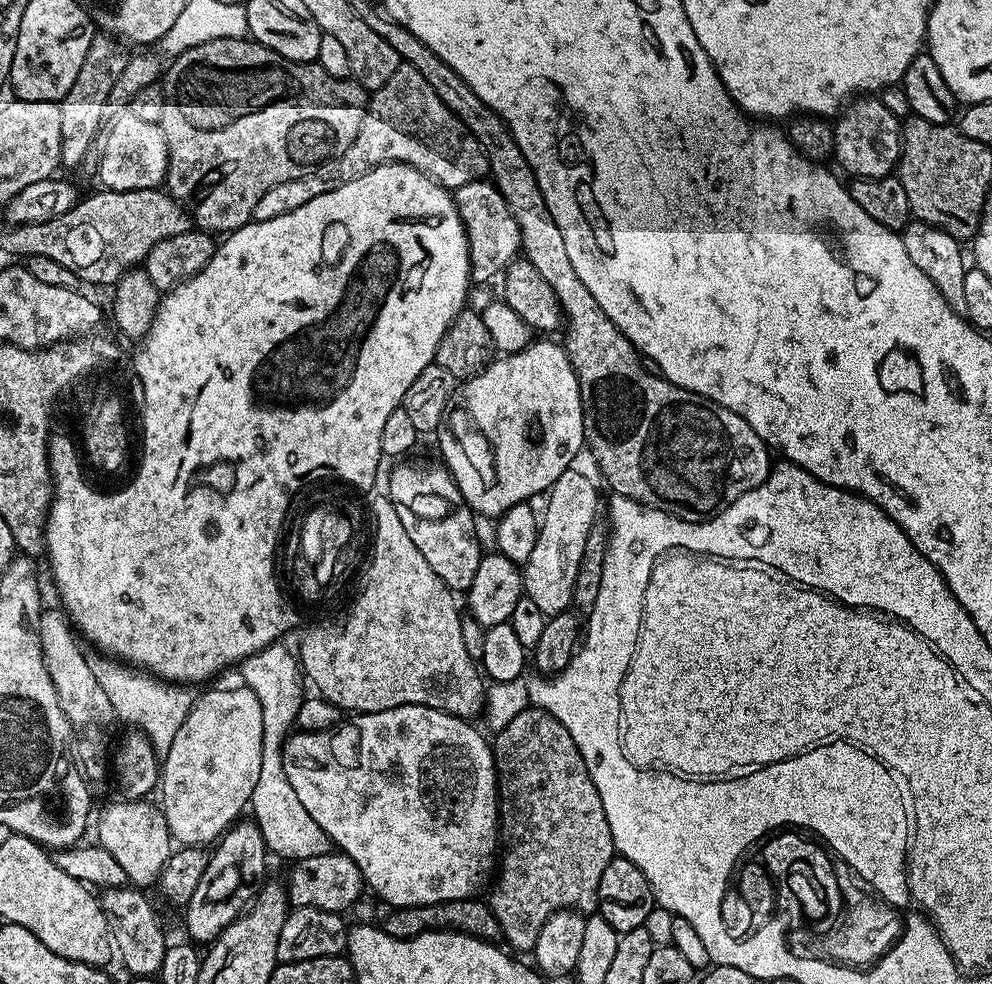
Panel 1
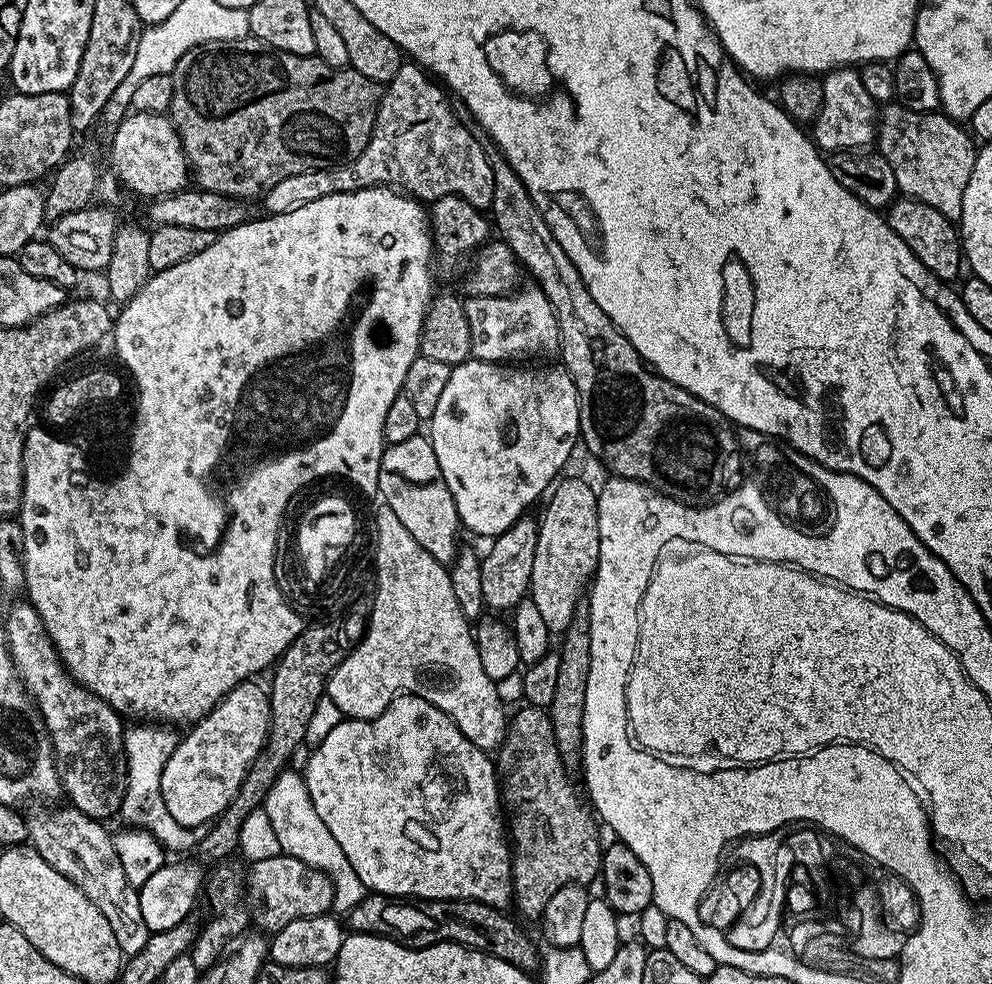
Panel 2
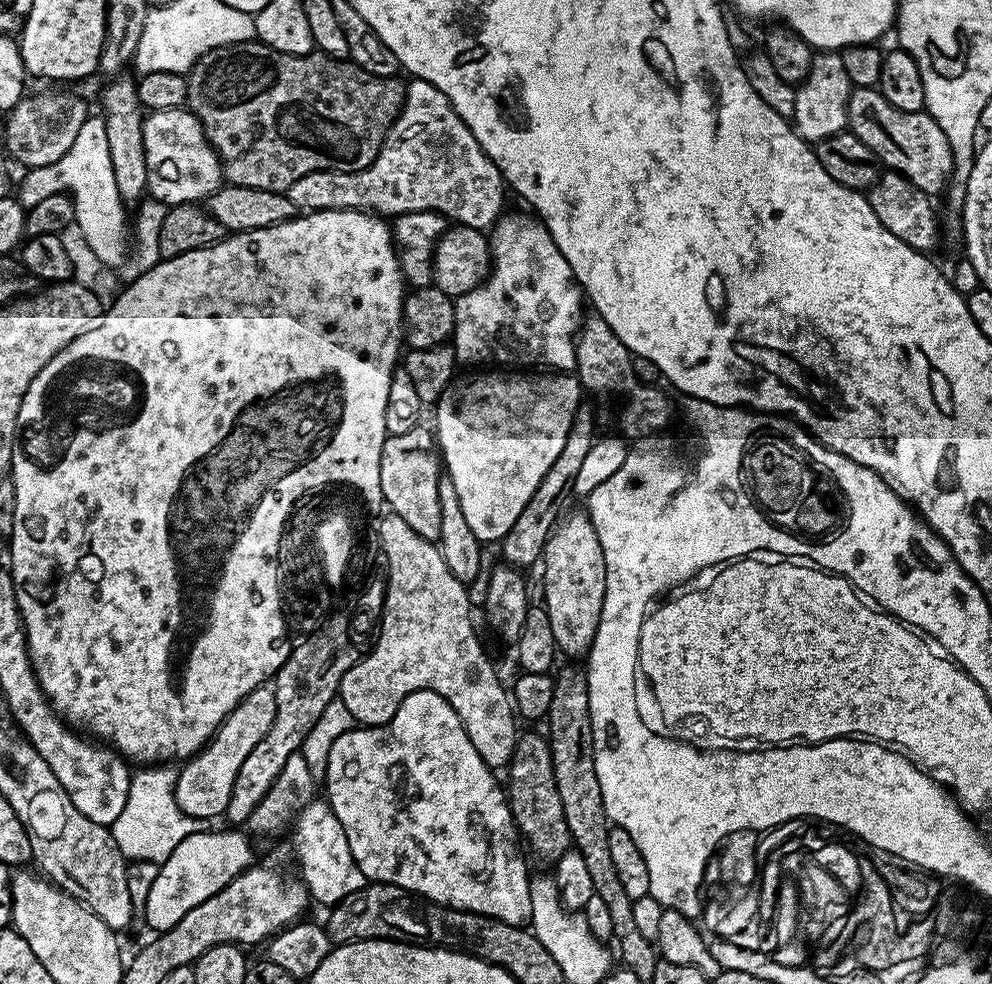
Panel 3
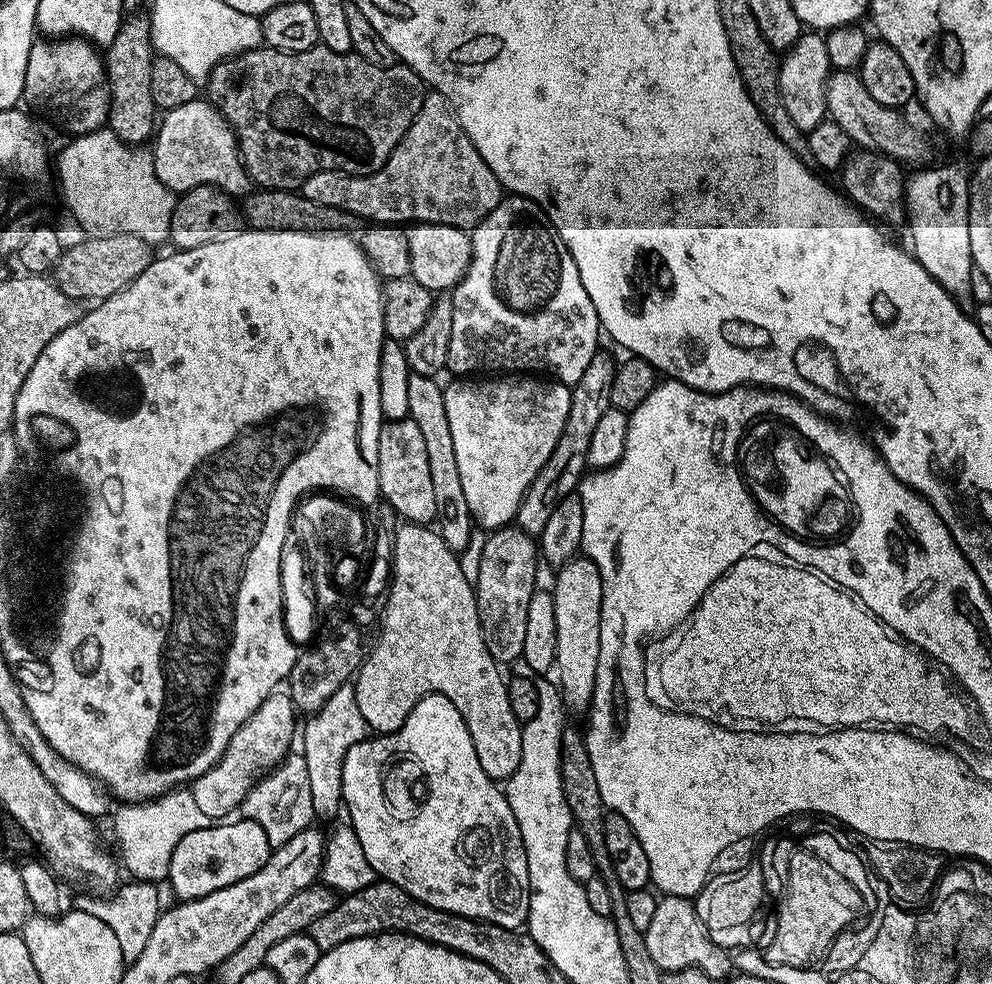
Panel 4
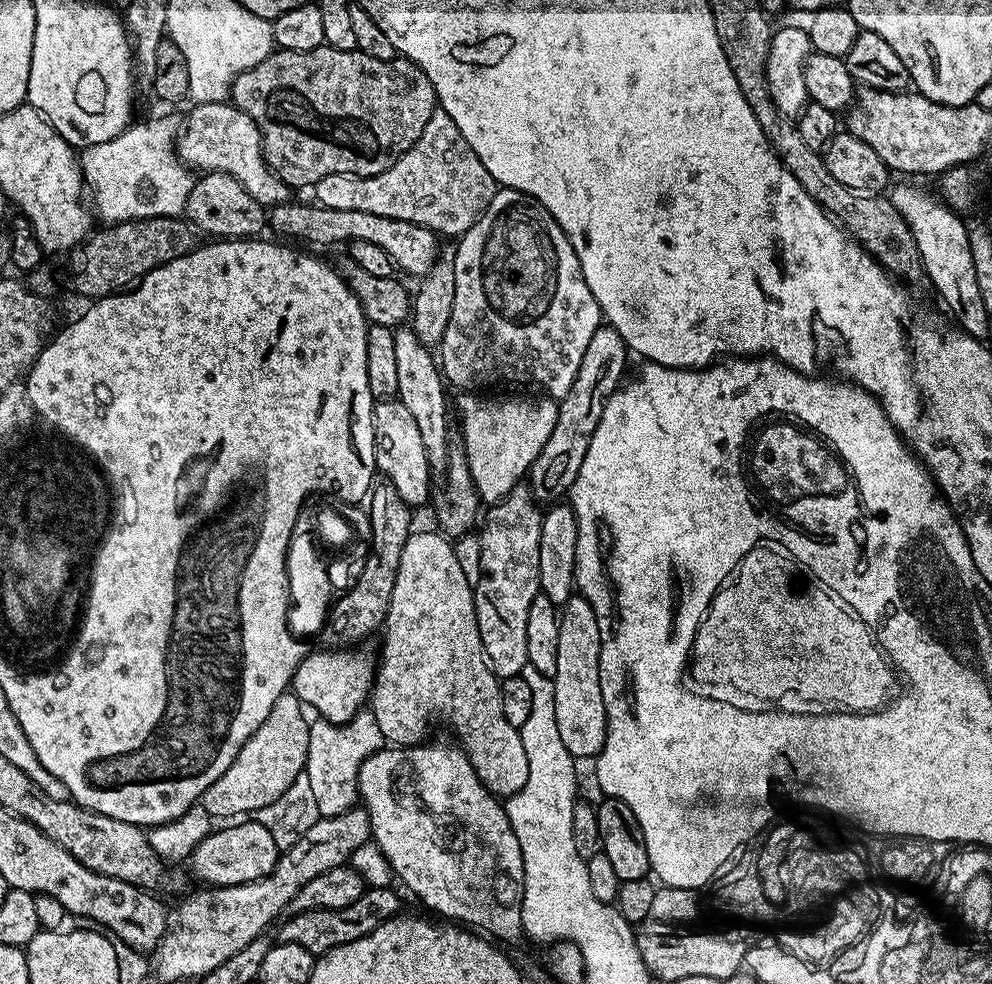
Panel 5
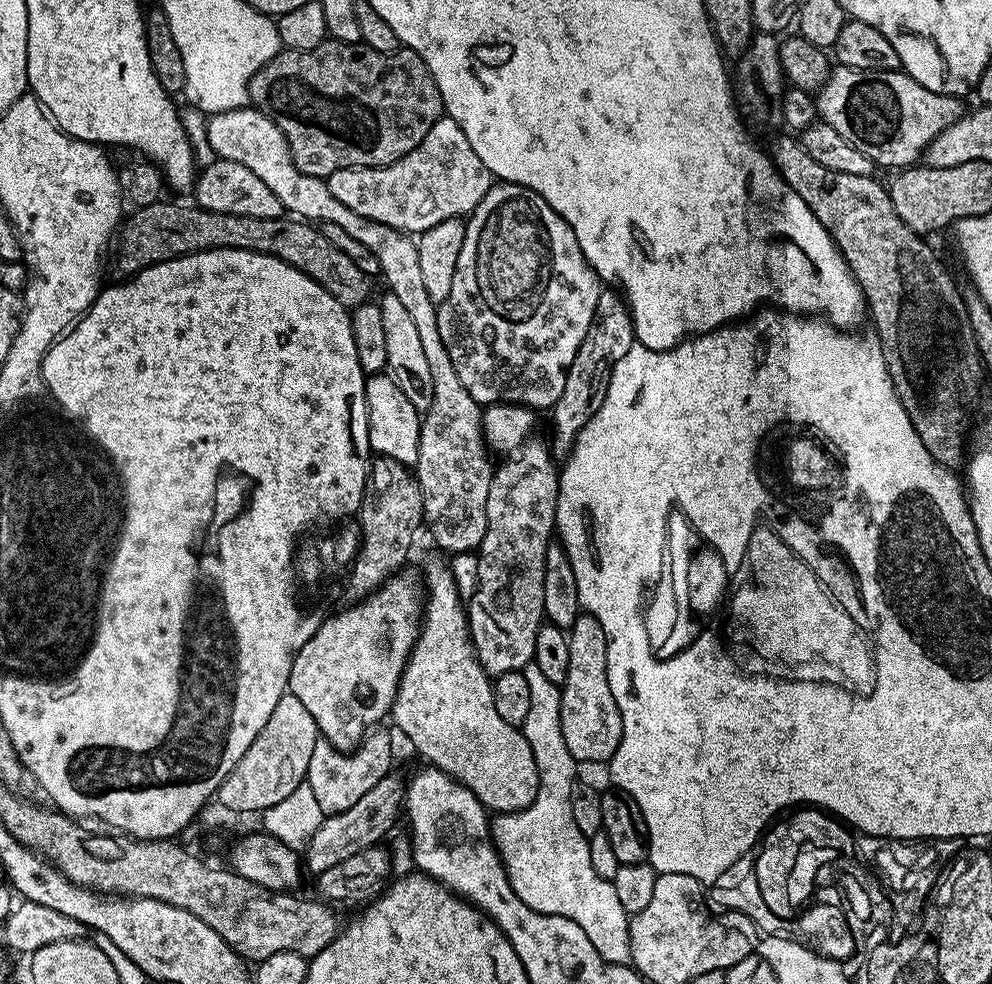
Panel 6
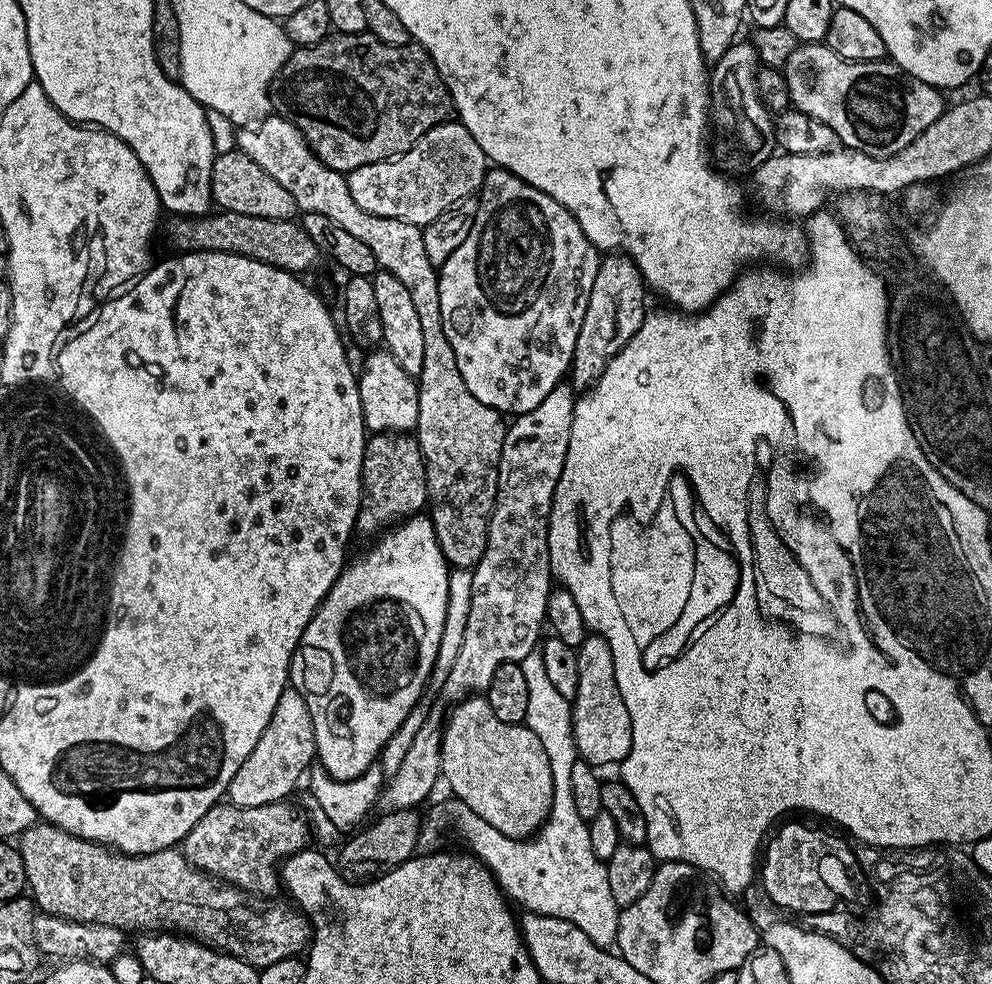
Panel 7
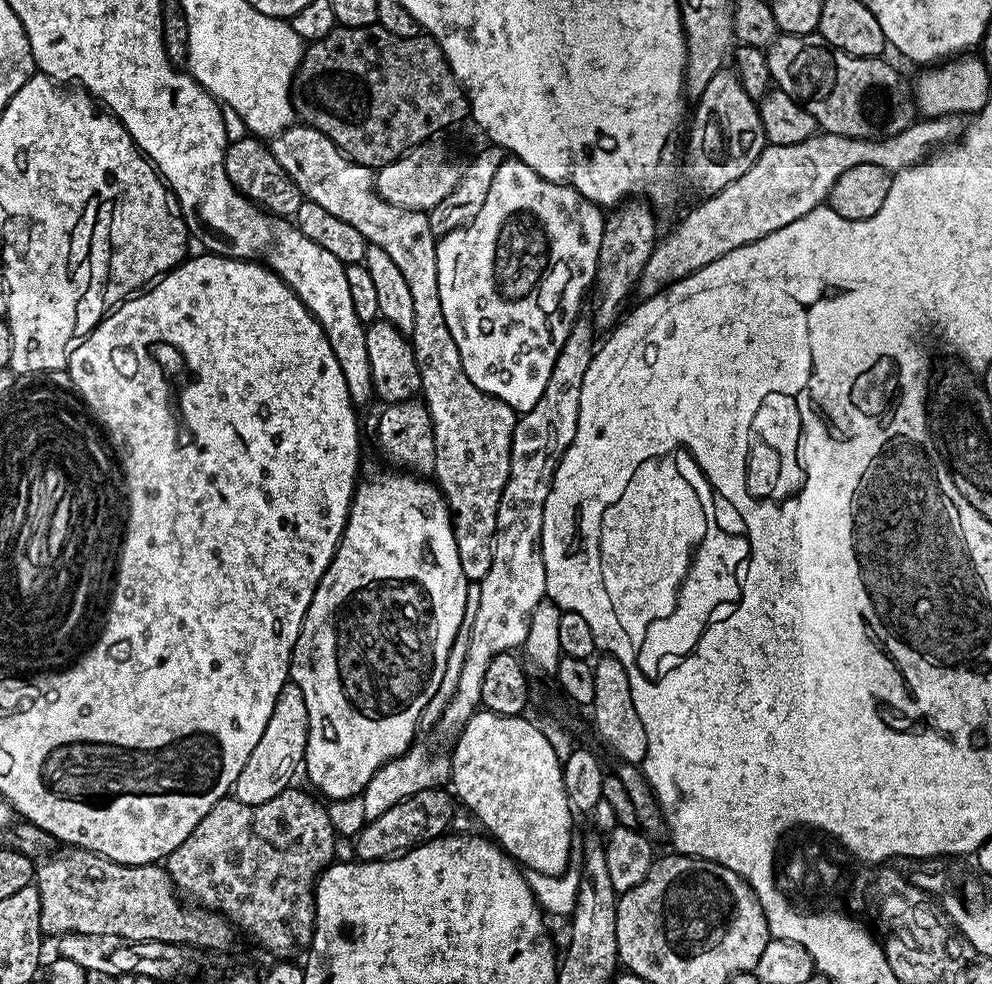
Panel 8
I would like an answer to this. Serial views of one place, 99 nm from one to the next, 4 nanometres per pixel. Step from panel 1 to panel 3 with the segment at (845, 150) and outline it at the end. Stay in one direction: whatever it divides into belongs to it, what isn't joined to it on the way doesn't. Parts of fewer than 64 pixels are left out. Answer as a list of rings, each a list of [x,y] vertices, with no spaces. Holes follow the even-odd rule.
[[[824,50],[813,55],[810,74],[795,89],[796,97],[790,116],[795,121],[796,131],[809,142],[819,142],[845,131],[848,128],[848,103],[853,87],[850,74],[846,74],[846,66],[842,66],[839,51]]]

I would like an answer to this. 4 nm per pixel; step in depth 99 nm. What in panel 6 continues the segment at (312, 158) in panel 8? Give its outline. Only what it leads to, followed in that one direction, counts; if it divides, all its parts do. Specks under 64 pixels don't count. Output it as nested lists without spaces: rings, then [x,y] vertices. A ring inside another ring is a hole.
[[[245,106],[209,115],[207,123],[213,153],[221,160],[242,162],[242,166],[258,174],[258,178],[262,178],[262,182],[266,182],[266,186],[270,186],[270,190],[277,195],[278,202],[282,202],[285,213],[302,221],[342,226],[346,234],[358,238],[358,242],[362,242],[362,246],[378,258],[382,280],[388,283],[387,291],[402,301],[402,307],[410,313],[417,326],[422,351],[426,354],[434,382],[434,402],[430,402],[430,410],[423,413],[420,421],[418,462],[414,466],[414,475],[422,494],[426,532],[428,528],[433,542],[447,554],[475,553],[482,538],[486,538],[488,529],[486,498],[490,498],[494,460],[491,460],[488,441],[484,439],[482,406],[470,398],[470,390],[462,386],[454,370],[454,362],[450,362],[450,354],[446,354],[446,346],[442,346],[436,317],[438,306],[430,302],[430,294],[426,294],[416,240],[407,232],[354,214],[350,206],[342,206],[342,202],[330,194],[327,179],[302,174],[302,170],[294,166],[282,130],[278,130],[266,113]]]

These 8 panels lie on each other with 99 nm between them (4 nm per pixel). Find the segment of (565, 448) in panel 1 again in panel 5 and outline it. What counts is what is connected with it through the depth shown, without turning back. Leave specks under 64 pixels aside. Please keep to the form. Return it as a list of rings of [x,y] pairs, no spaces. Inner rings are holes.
[[[460,394],[457,400],[454,400],[454,408],[460,411],[460,432],[464,435],[464,441],[462,441],[462,447],[466,458],[468,459],[468,465],[470,466],[470,474],[474,478],[474,486],[478,490],[481,501],[485,505],[491,506],[497,504],[501,498],[506,494],[510,494],[510,490],[516,487],[527,477],[533,462],[538,458],[538,454],[542,450],[542,446],[546,446],[546,438],[550,438],[550,430],[554,430],[554,422],[558,418],[558,404],[553,397],[547,394],[536,394],[540,396],[496,396],[500,394]]]

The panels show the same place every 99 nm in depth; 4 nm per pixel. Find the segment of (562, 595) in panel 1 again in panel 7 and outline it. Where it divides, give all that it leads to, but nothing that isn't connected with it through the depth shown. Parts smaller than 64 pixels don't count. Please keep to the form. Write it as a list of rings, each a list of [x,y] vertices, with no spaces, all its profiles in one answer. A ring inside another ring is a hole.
[[[590,634],[582,642],[582,646],[576,649],[578,654],[578,694],[574,701],[572,714],[572,733],[576,739],[576,751],[579,759],[588,761],[593,766],[600,764],[619,765],[626,754],[630,754],[632,745],[631,727],[623,726],[630,718],[630,710],[626,710],[626,702],[622,702],[622,694],[618,690],[618,678],[614,674],[614,654],[610,654],[610,646],[606,638]]]

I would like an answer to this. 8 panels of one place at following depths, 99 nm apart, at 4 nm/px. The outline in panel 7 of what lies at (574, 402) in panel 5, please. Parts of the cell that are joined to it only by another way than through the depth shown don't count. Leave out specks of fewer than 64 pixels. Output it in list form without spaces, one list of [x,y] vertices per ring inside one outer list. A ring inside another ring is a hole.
[[[617,250],[601,259],[598,274],[594,274],[594,286],[590,286],[590,302],[586,302],[582,330],[578,330],[578,342],[574,342],[570,369],[573,389],[587,390],[596,384],[609,362],[638,334],[646,315],[644,292],[644,275],[631,256]]]

